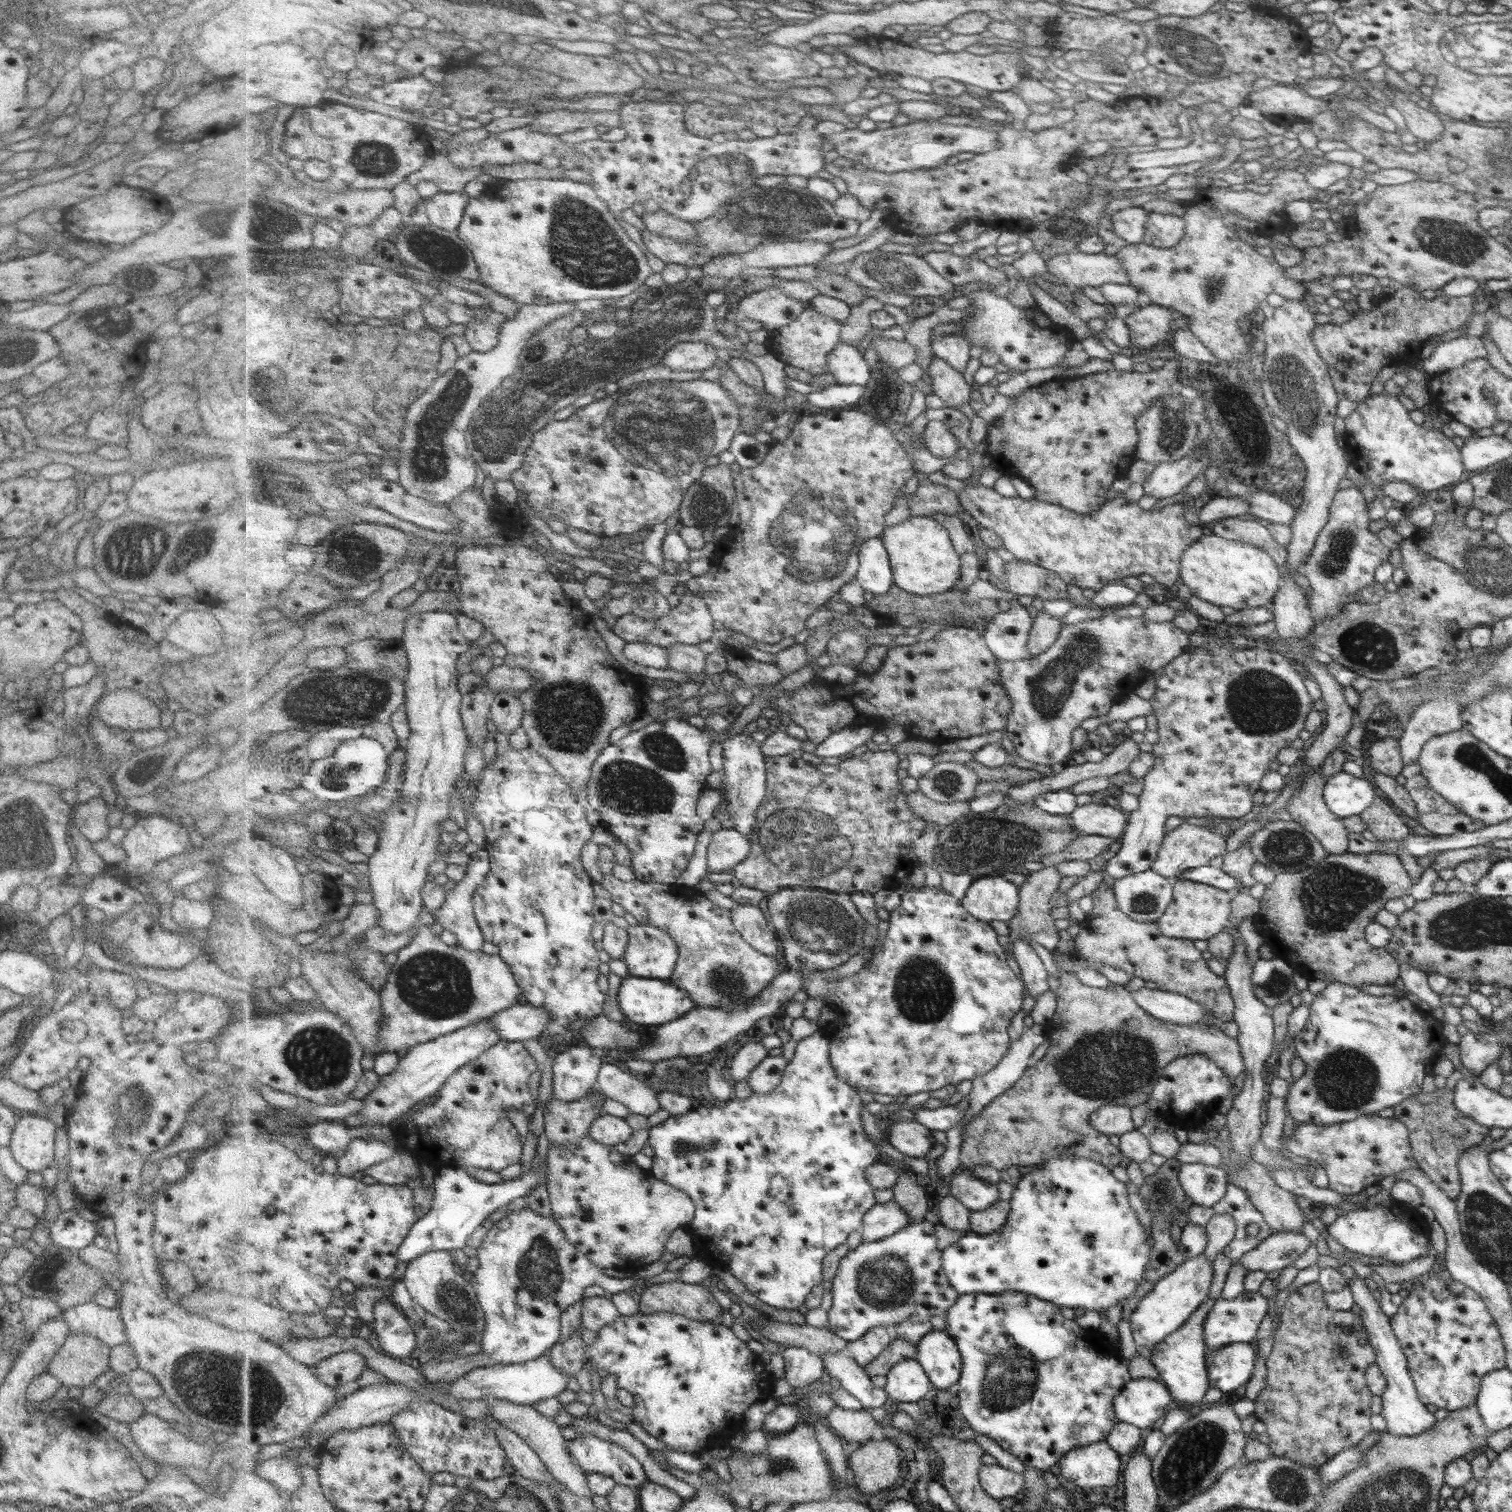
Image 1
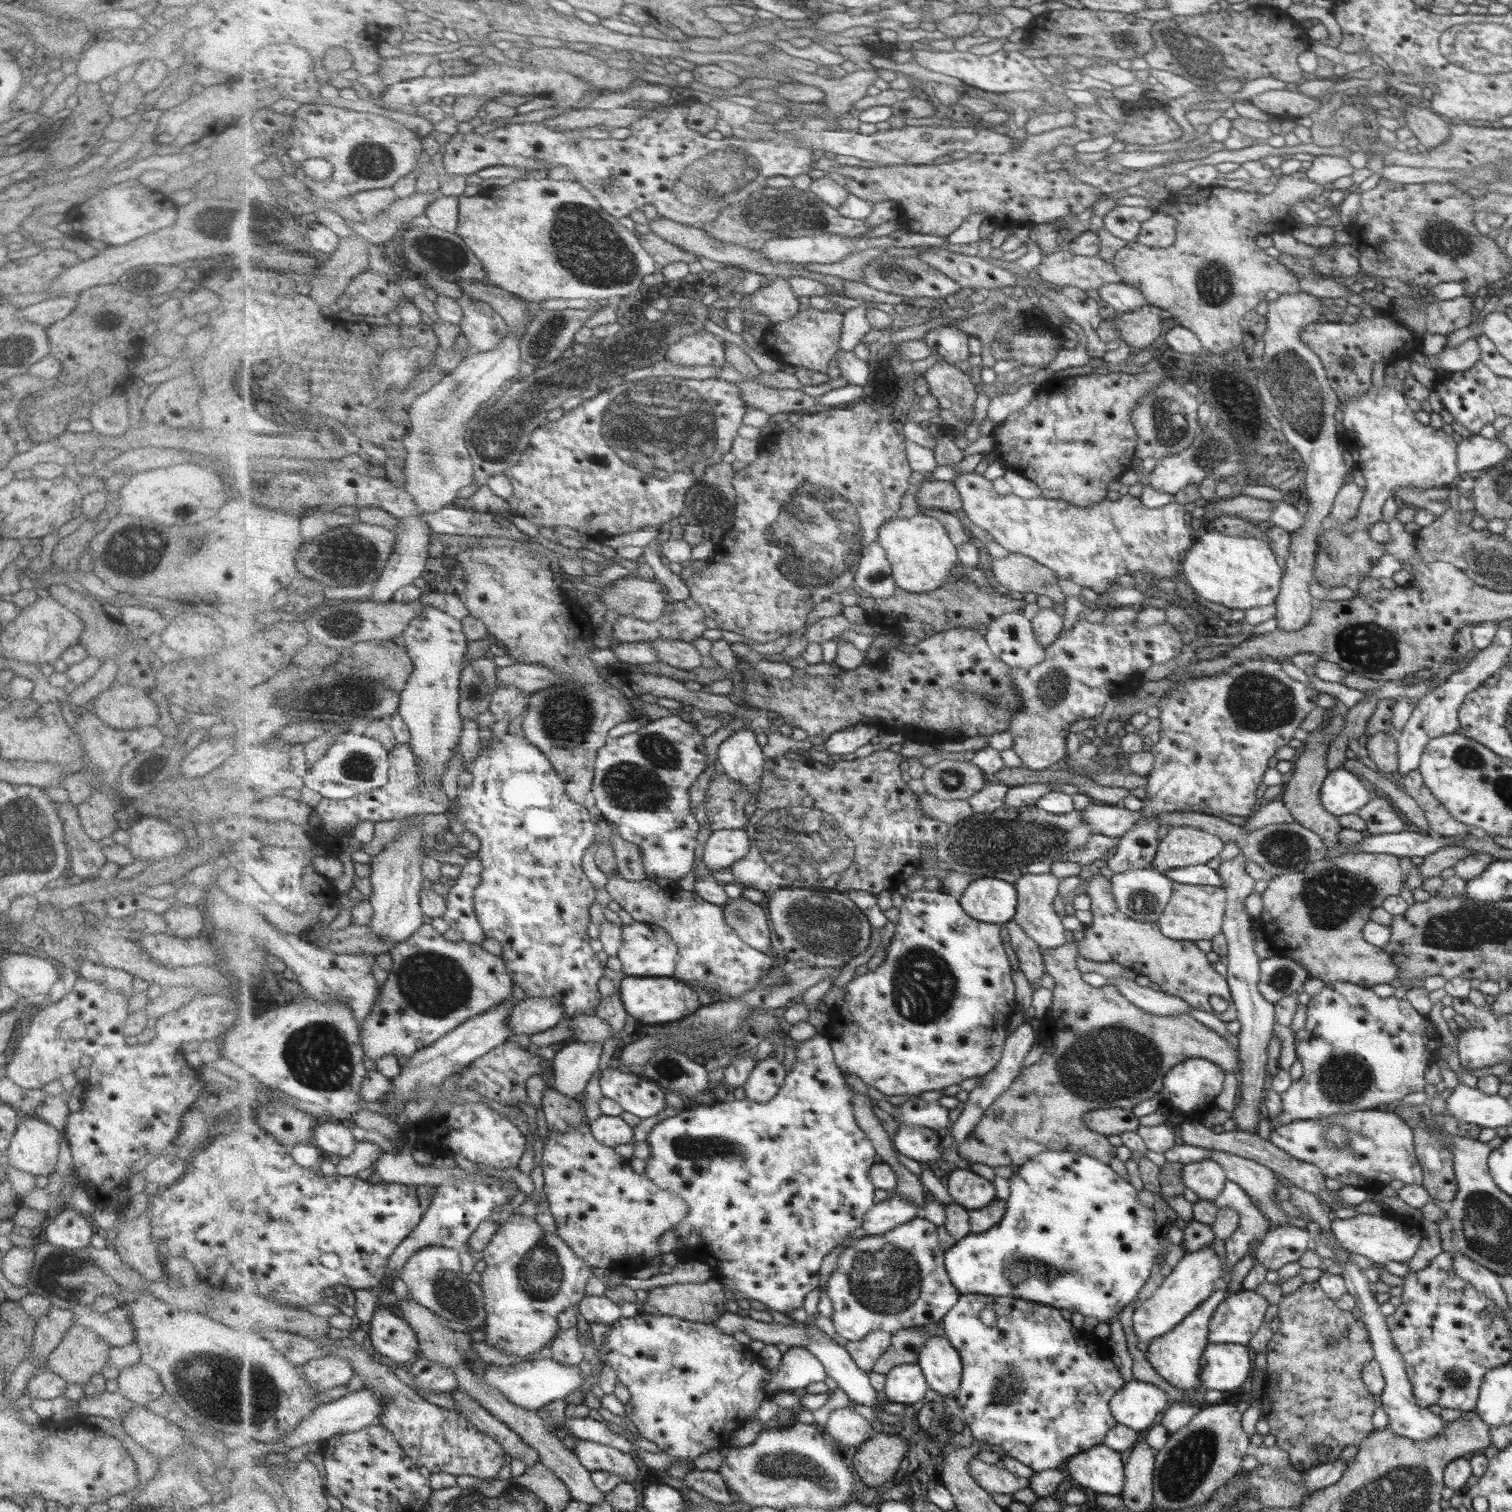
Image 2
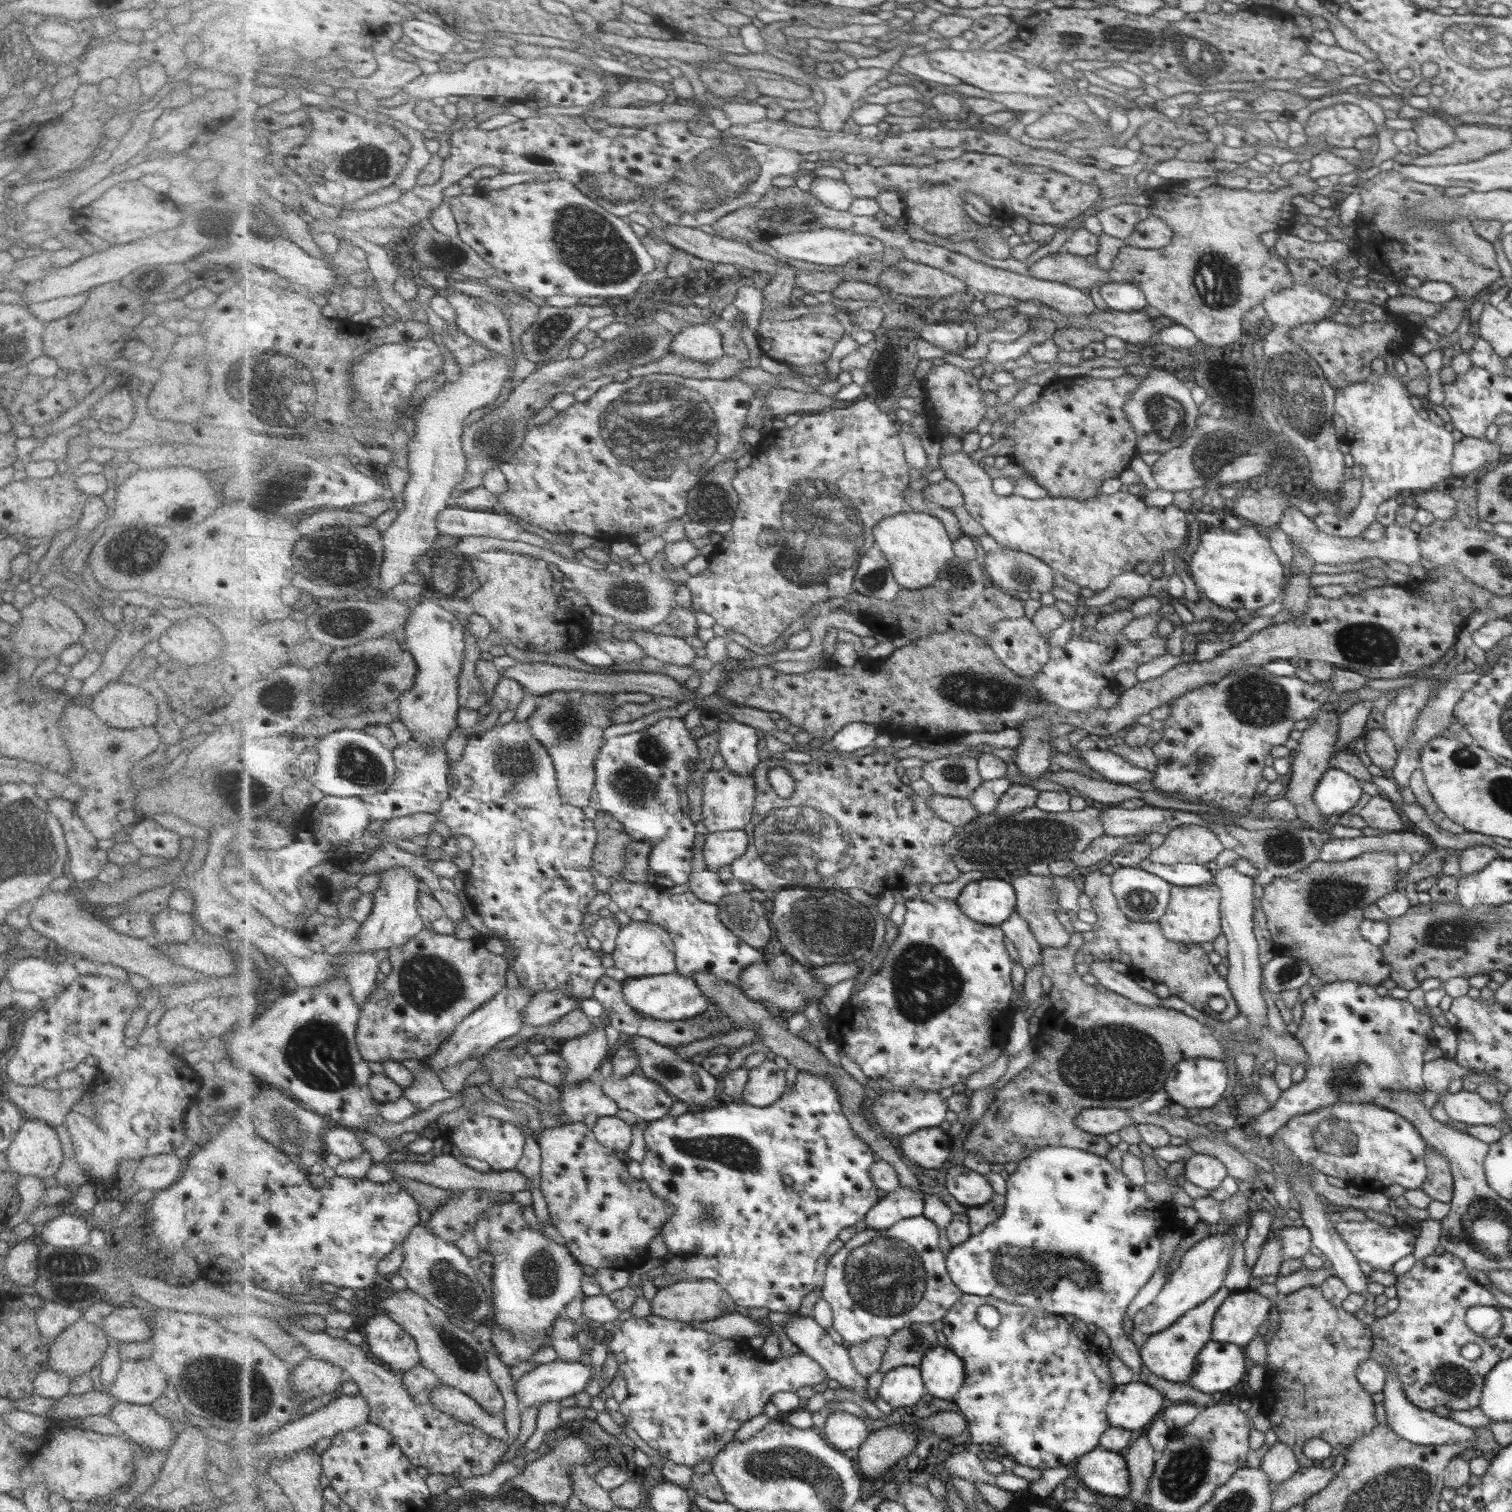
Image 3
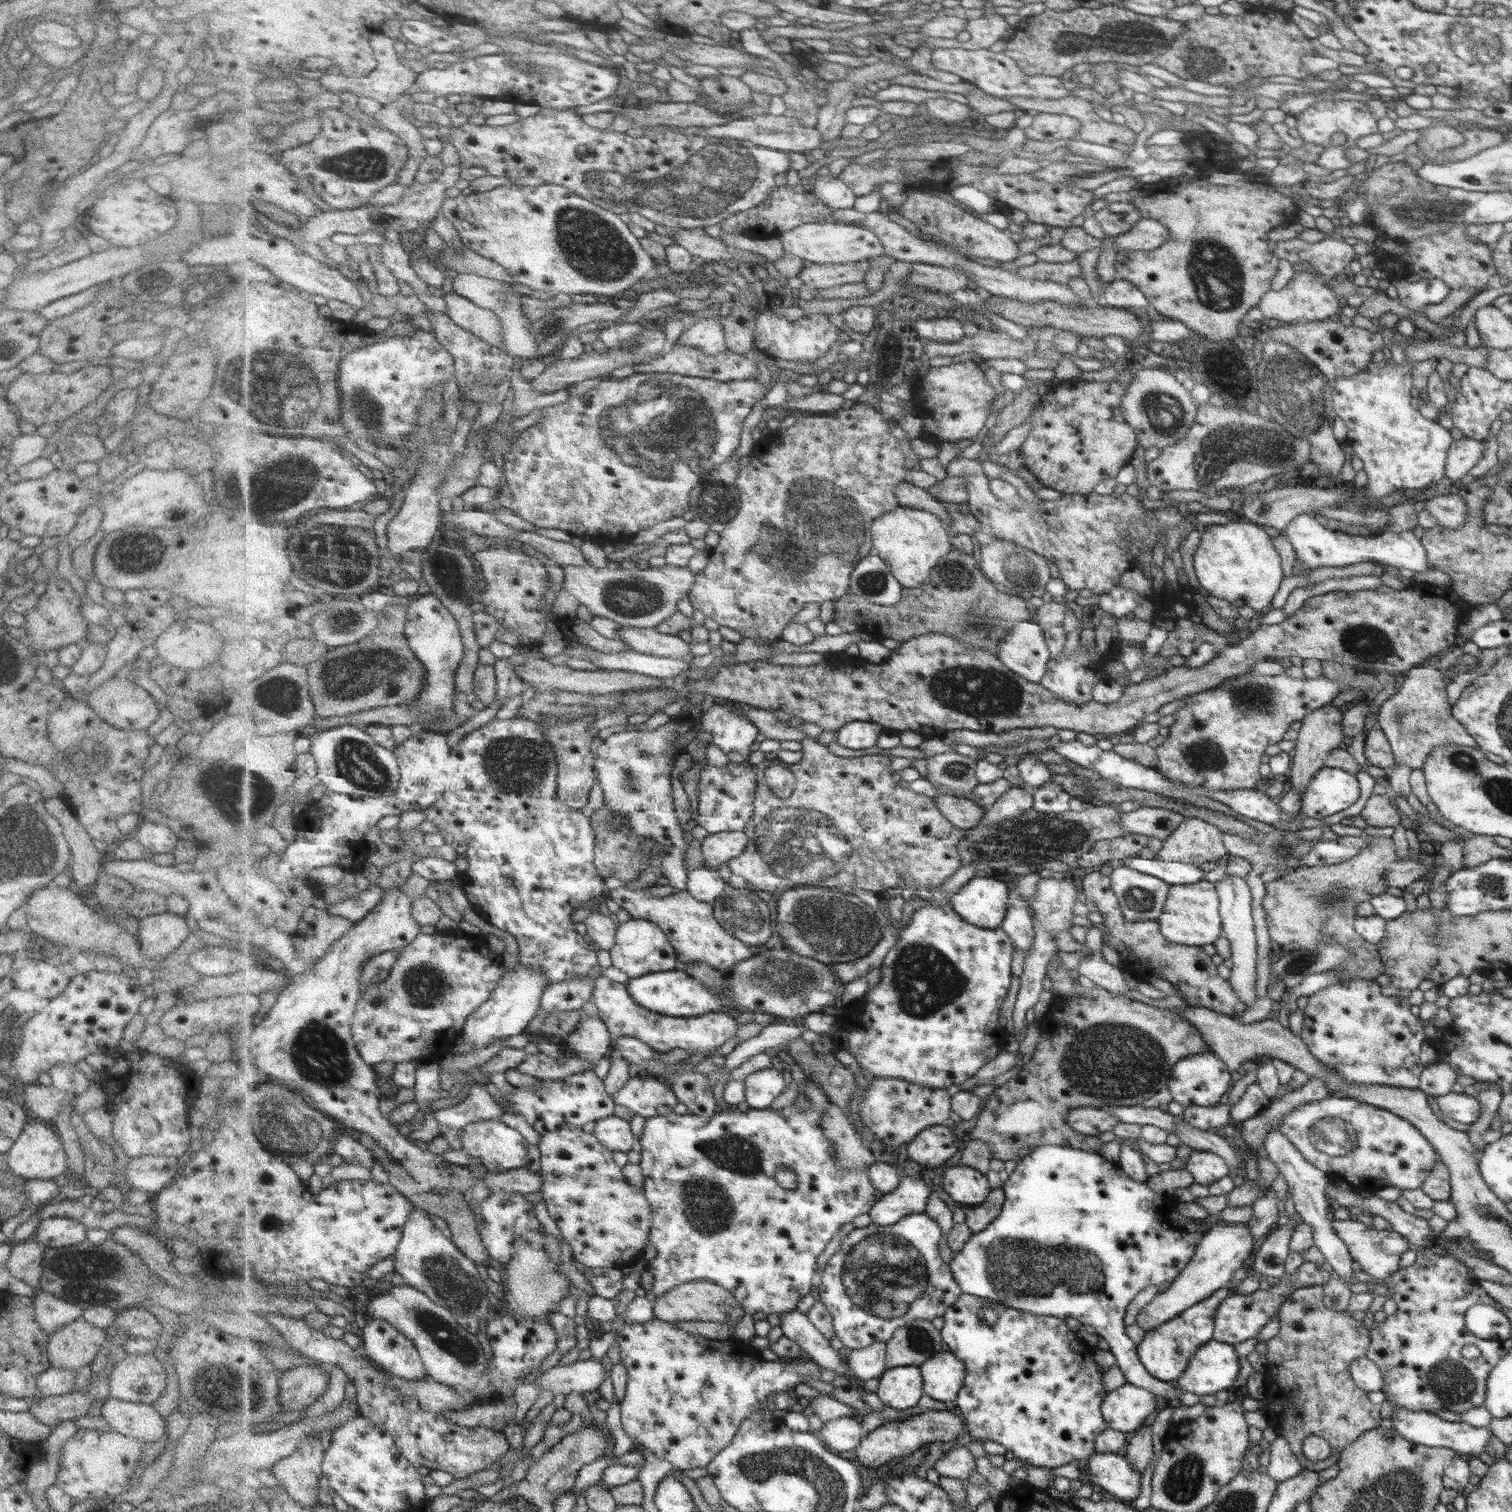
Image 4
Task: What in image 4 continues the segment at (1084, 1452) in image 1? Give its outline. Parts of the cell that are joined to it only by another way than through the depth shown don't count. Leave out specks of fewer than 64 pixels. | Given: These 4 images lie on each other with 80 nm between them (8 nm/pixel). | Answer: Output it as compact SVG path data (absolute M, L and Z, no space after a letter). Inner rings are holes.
M1094 1452L1083 1462L1083 1467L1083 1481L1100 1491L1106 1491L1114 1498L1133 1502L1140 1495L1141 1474L1134 1470L1133 1464L1123 1453Z

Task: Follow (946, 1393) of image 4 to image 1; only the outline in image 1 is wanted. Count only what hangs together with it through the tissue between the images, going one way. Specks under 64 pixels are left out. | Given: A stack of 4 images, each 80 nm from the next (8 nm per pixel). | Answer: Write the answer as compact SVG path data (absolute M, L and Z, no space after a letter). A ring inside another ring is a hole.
M936 1329L919 1344L919 1361L925 1366L936 1388L958 1389L965 1362L957 1339L948 1330Z

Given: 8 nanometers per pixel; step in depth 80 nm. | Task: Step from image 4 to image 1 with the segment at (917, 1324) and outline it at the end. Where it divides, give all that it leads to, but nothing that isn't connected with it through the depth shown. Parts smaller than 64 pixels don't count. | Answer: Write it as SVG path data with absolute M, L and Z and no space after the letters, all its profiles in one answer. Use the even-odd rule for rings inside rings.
M896 1338L892 1345L885 1350L885 1353L877 1358L866 1370L870 1376L888 1377L892 1369L903 1360L916 1360L919 1358L919 1345L908 1339Z

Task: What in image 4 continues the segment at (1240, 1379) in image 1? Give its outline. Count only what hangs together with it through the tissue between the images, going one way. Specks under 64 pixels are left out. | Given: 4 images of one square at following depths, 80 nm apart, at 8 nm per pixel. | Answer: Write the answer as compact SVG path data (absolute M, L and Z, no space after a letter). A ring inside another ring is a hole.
M1212 1340L1190 1357L1188 1368L1176 1381L1181 1390L1204 1396L1232 1386L1238 1372L1234 1345Z

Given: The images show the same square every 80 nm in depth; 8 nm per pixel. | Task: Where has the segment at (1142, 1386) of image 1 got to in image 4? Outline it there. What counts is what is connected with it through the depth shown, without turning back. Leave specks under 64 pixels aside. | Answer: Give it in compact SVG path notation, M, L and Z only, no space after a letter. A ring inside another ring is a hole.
M1125 1383L1105 1396L1101 1413L1108 1428L1122 1432L1134 1432L1142 1426L1144 1418L1156 1408L1154 1394L1145 1388Z

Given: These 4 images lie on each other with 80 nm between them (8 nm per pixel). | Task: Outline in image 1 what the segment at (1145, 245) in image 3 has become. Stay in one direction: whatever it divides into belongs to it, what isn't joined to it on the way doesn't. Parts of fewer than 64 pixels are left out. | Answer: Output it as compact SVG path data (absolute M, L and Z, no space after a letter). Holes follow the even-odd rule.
M1149 213L1144 223L1144 245L1172 248L1184 234L1185 222L1183 217L1164 213Z

